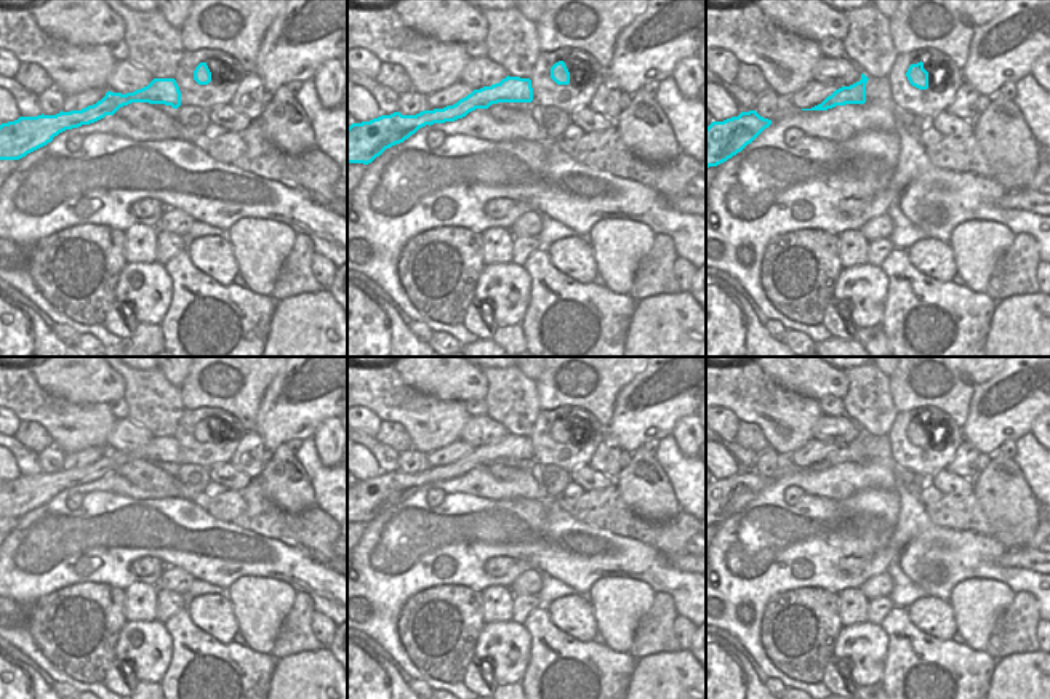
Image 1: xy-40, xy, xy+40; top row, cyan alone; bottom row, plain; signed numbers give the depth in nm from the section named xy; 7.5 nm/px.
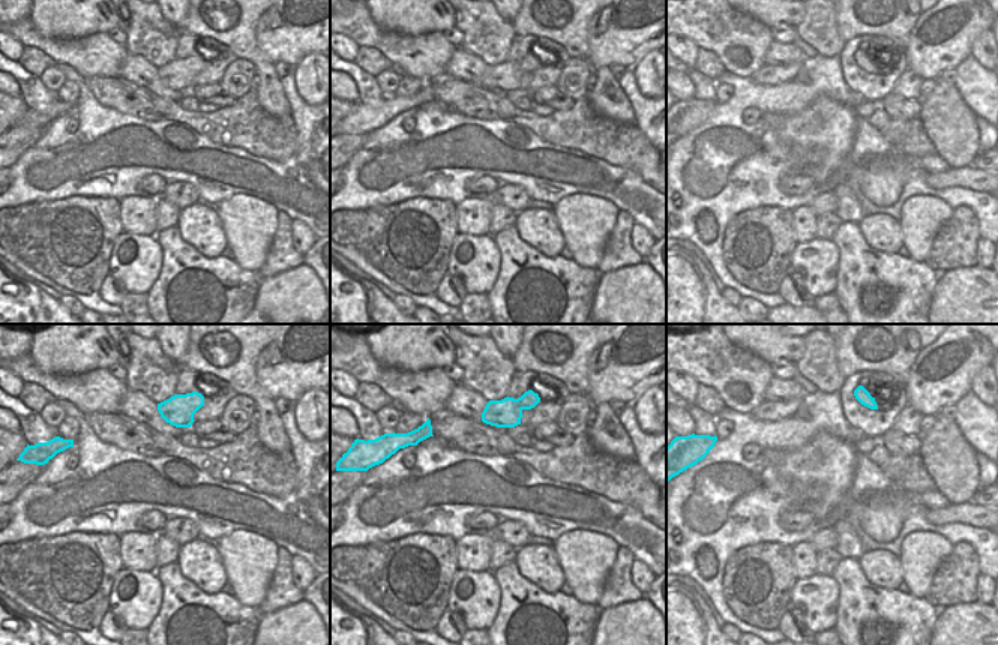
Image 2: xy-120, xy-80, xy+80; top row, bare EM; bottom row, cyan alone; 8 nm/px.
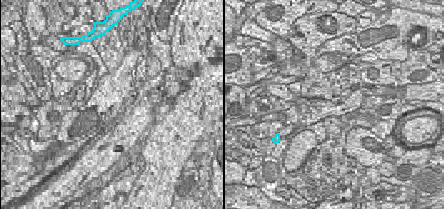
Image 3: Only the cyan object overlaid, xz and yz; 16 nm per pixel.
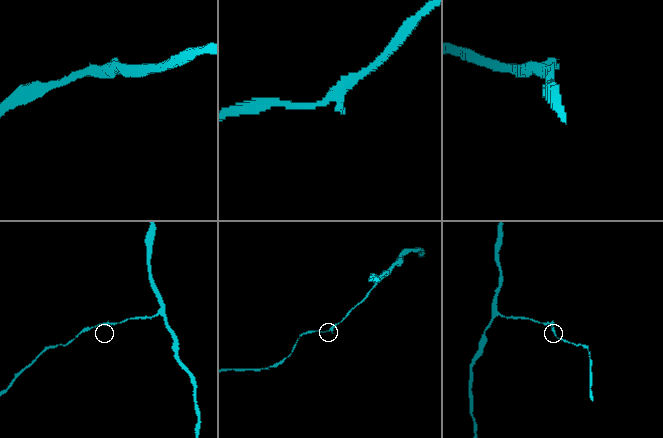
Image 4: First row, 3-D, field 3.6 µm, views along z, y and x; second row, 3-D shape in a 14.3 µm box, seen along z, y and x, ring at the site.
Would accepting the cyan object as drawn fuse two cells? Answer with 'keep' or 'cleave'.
keep

